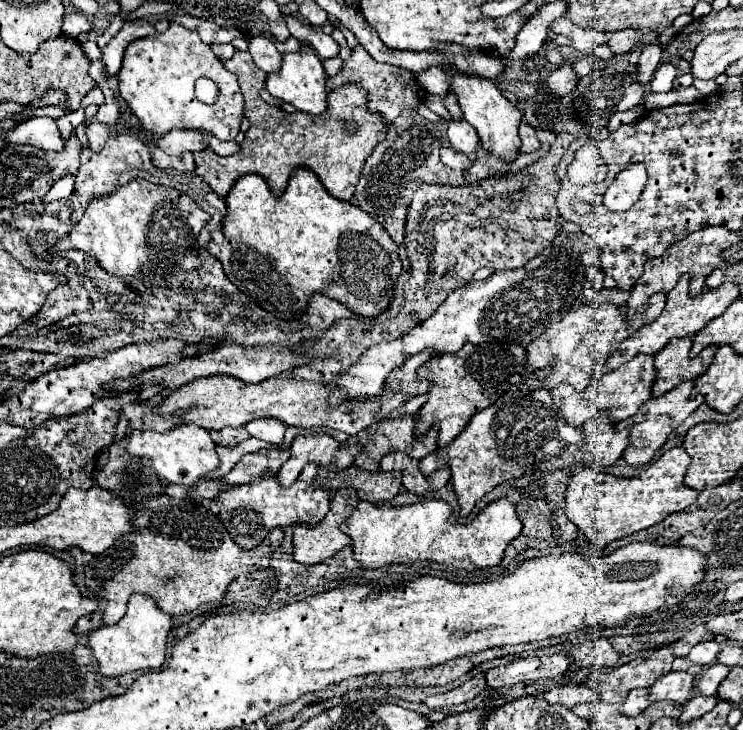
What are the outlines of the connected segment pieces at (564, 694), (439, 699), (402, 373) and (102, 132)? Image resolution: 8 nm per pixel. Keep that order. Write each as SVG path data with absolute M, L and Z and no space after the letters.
M557 686L549 692L545 692L543 698L549 704L563 704L567 708L573 708L583 702L595 702L599 696L587 686Z
M479 672L479 674L473 676L471 680L467 680L465 684L461 684L461 686L449 690L449 692L429 696L429 698L425 700L425 706L429 706L429 708L443 708L443 706L461 704L461 702L467 702L467 700L475 698L485 686L487 686L487 682L485 682L485 674Z
M421 352L419 356L411 356L403 366L395 368L389 378L387 378L387 386L405 394L427 394L431 388L431 380L419 380L417 370L429 360L427 352Z
M105 124L87 126L87 138L89 138L91 152L99 152L103 148L103 144L107 142L107 138L109 138L109 126L105 126Z

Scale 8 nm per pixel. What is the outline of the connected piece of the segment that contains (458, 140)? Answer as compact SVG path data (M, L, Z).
M451 120L449 128L447 128L447 136L449 136L451 146L463 154L473 154L479 146L479 136L477 136L475 128L471 124L467 124L465 120L459 120L459 122Z

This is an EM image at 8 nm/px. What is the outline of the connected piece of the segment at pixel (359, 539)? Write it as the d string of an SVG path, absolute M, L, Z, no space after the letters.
M425 498L409 506L379 506L359 502L351 516L343 522L343 532L353 542L355 560L359 560L365 568L381 568L393 562L407 564L413 560L433 560L461 570L497 566L507 544L519 536L521 528L523 522L507 498L487 504L467 524L463 524L459 518L455 520L451 504L433 498Z

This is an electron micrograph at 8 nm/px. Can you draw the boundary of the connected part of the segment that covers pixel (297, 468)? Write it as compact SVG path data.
M317 432L317 434L309 434L309 436L297 434L293 438L291 456L281 466L277 476L283 486L291 486L297 480L297 476L301 474L305 464L317 462L319 466L333 464L337 468L349 468L361 450L363 450L361 446L345 448L331 434L325 434L325 432Z

